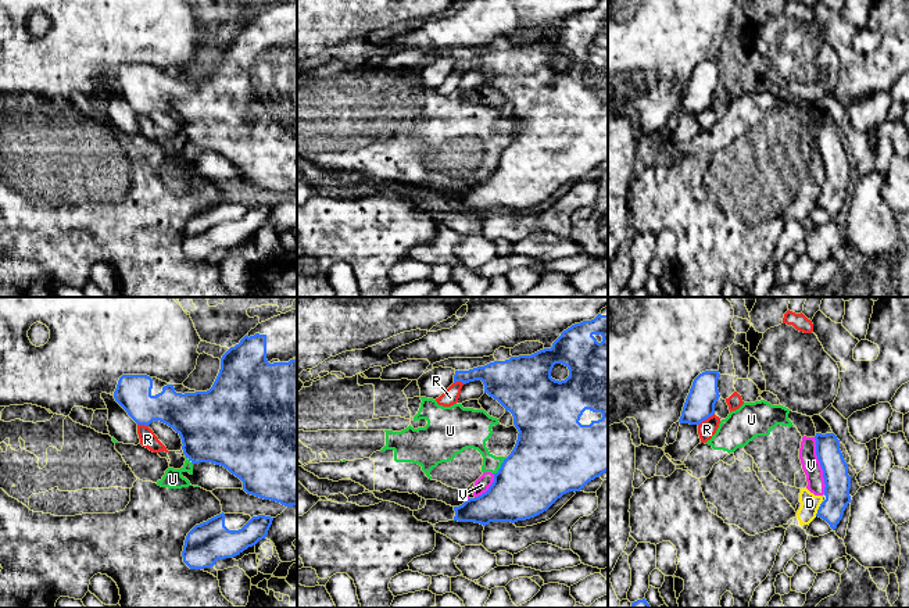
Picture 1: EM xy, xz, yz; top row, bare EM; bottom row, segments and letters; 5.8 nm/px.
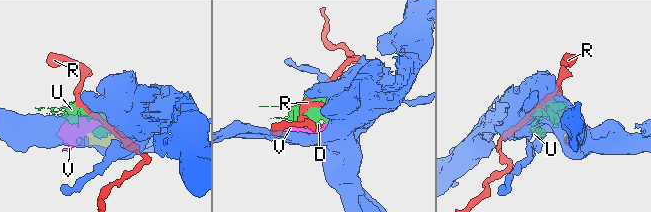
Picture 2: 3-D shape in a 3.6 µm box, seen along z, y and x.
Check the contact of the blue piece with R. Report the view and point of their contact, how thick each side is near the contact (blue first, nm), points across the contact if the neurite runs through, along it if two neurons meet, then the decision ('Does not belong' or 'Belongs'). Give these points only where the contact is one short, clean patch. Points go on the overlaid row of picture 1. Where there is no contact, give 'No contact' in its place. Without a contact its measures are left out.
Touches blue at yz (705, 418). Thickness 180 nm (blue) against 100 nm. Belongs

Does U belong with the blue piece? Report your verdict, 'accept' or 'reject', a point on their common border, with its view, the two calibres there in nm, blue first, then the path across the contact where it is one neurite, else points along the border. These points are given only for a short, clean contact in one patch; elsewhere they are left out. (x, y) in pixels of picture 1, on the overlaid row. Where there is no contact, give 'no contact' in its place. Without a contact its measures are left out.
reject; meets blue in xz at (501, 467); 400 nm thick on the blue side, 170 nm on the other; border along xz (505, 458), (494, 474)

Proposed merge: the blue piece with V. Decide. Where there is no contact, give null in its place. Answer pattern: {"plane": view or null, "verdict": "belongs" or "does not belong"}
{"plane": "yz", "verdict": "does not belong"}

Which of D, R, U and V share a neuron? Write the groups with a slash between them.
D U V / R

